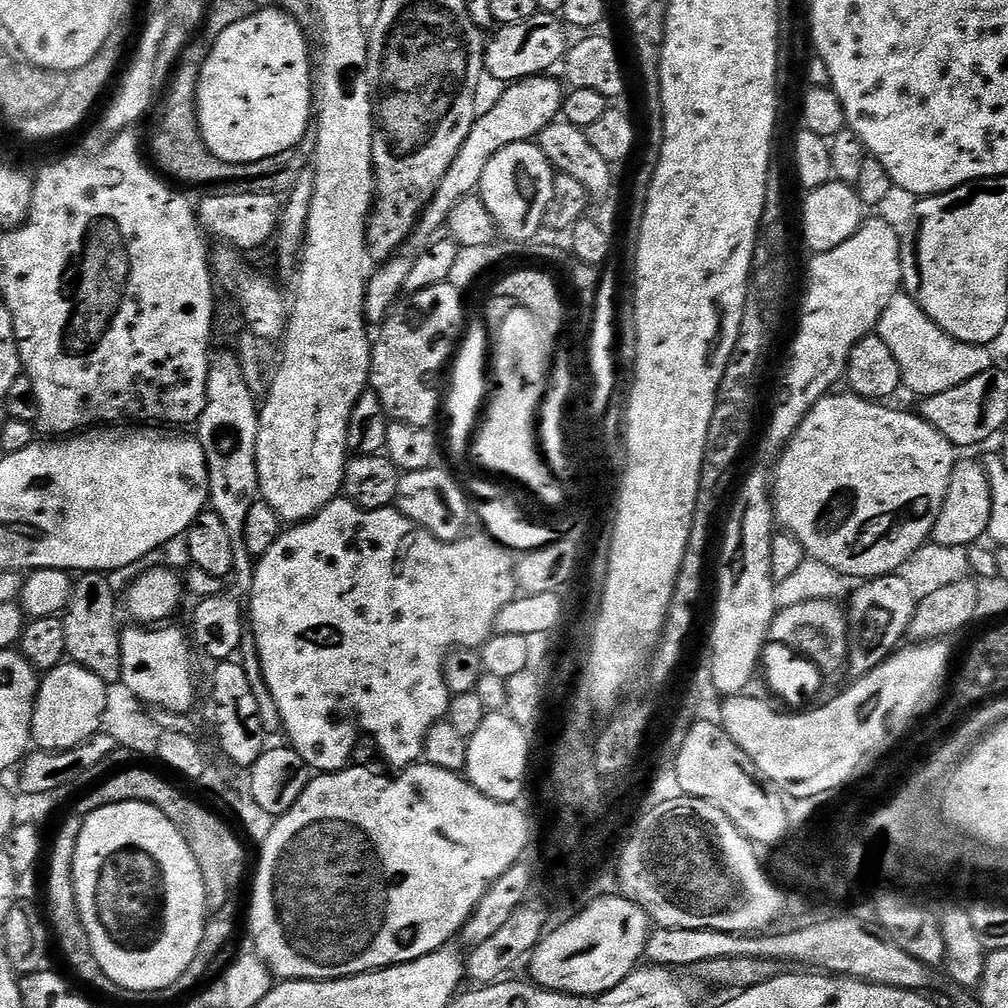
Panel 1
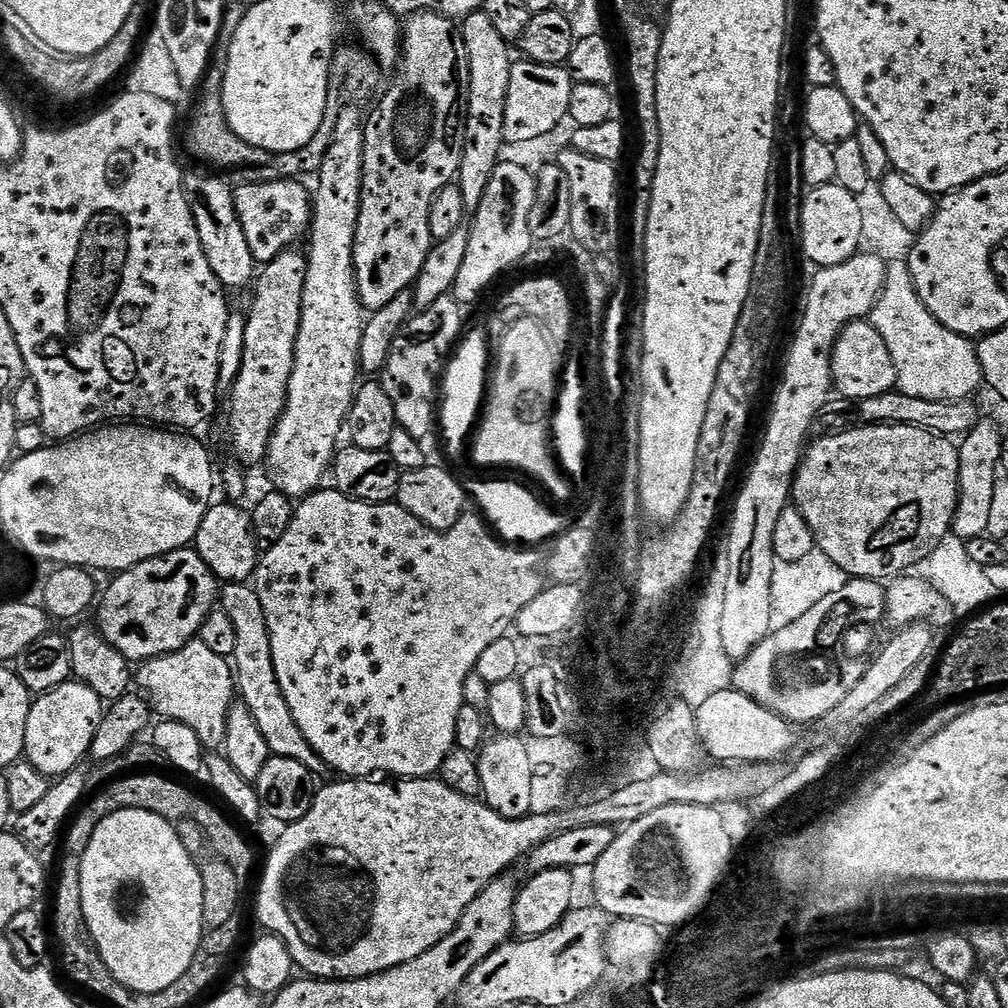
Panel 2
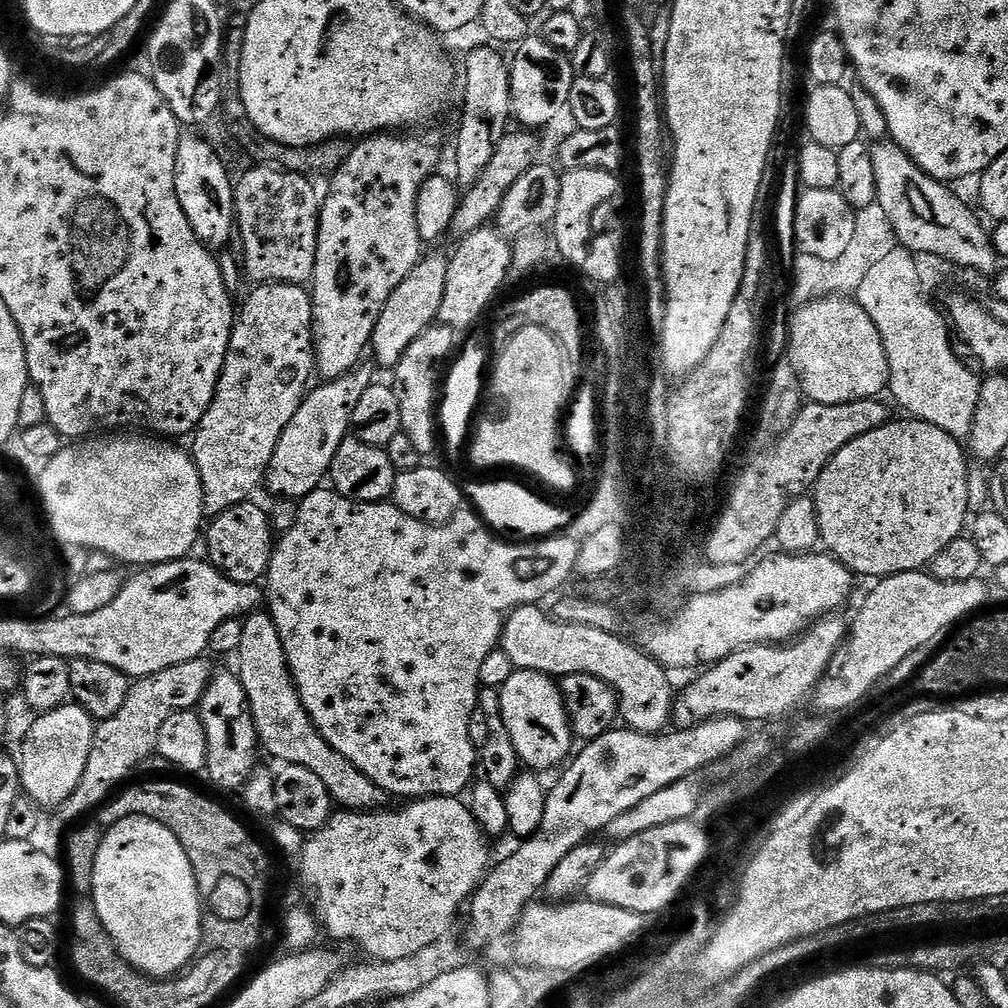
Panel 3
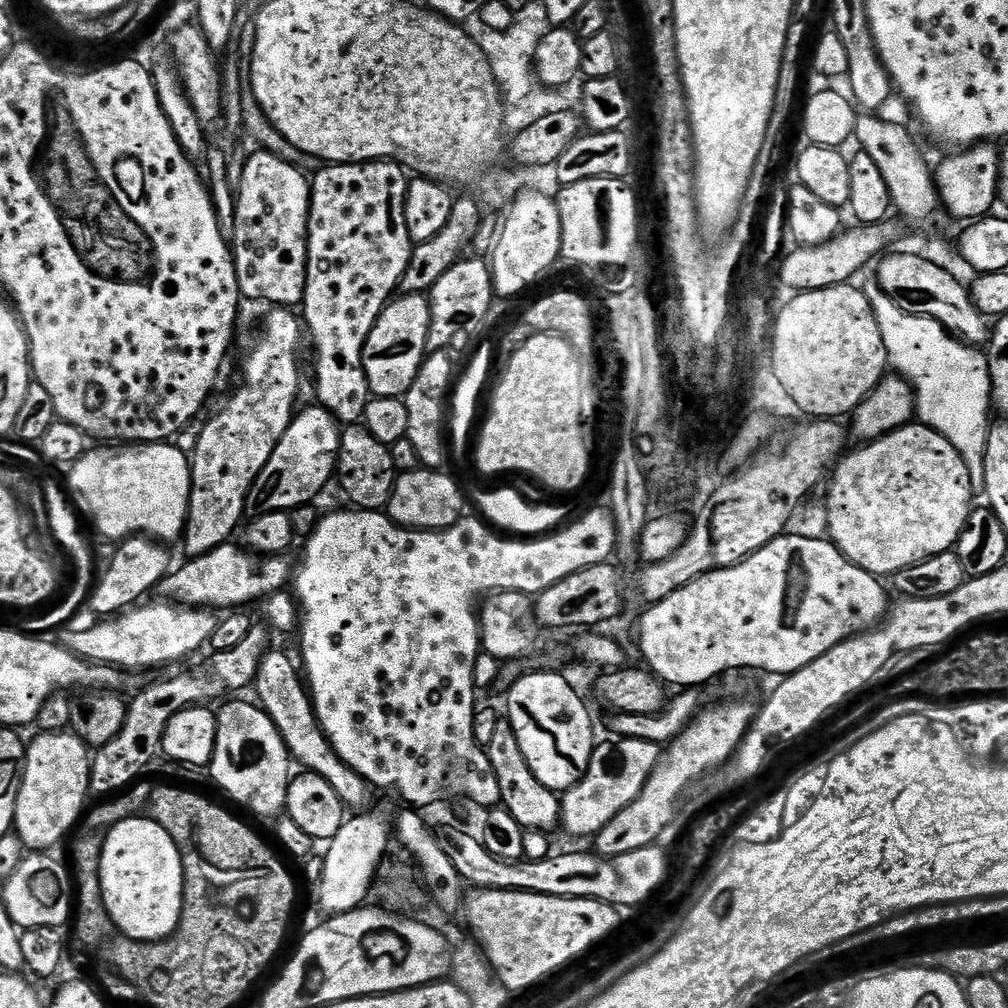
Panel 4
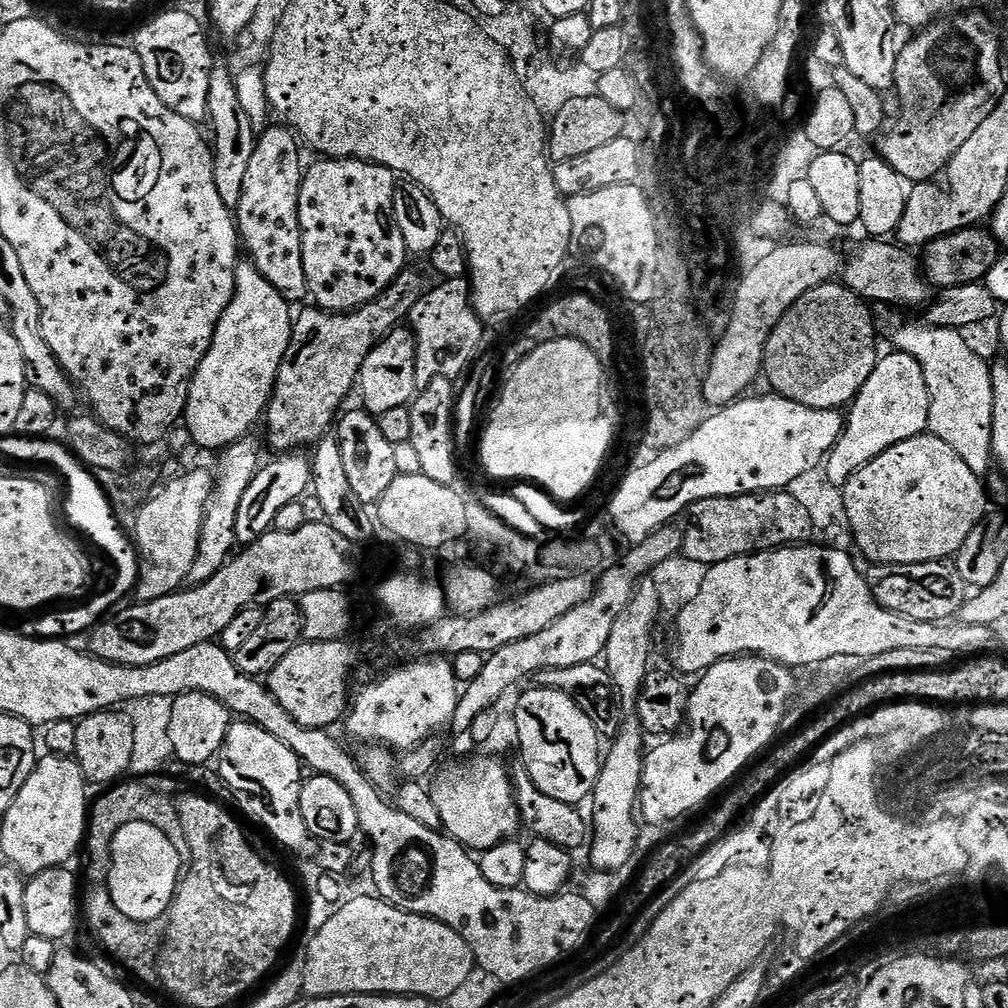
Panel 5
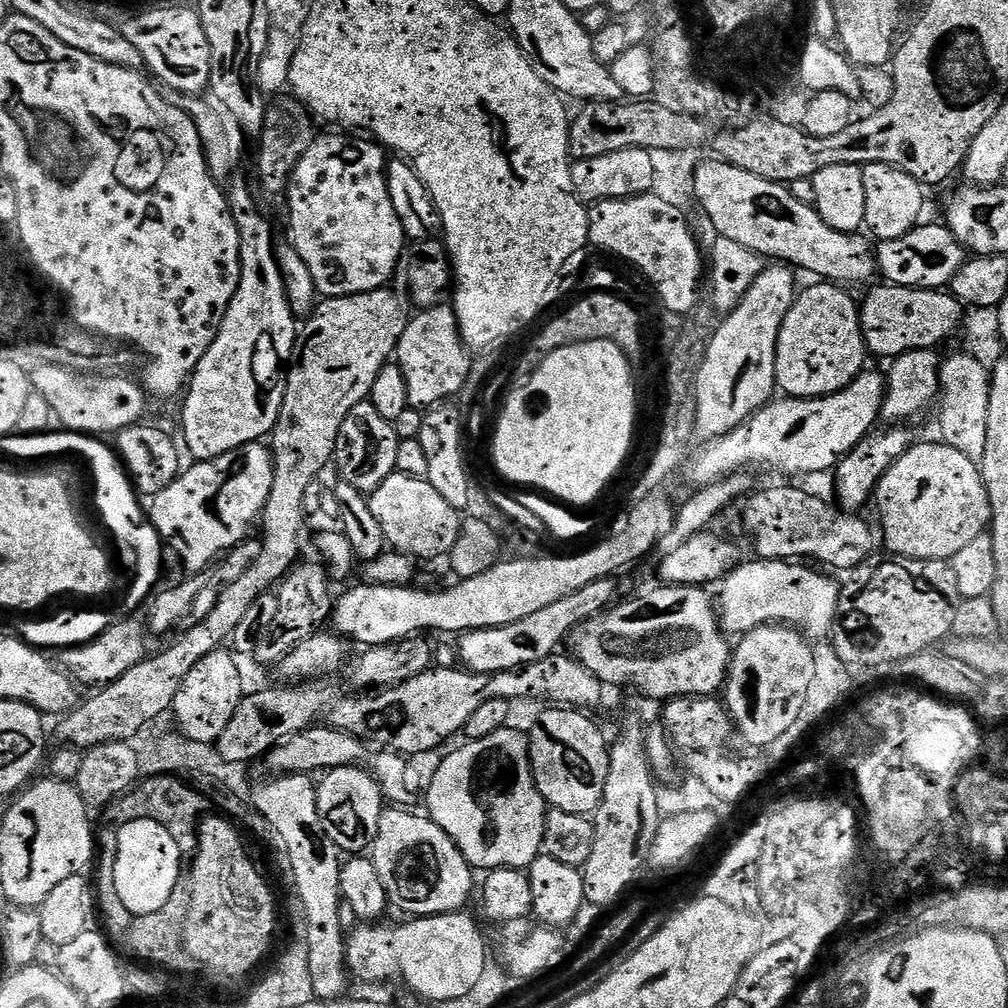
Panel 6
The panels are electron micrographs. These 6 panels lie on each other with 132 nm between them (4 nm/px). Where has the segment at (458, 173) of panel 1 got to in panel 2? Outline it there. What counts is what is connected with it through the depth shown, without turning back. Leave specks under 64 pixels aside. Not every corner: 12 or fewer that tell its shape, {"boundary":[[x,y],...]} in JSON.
{"boundary":[[517,59],[505,145],[535,145],[569,112],[563,65]]}

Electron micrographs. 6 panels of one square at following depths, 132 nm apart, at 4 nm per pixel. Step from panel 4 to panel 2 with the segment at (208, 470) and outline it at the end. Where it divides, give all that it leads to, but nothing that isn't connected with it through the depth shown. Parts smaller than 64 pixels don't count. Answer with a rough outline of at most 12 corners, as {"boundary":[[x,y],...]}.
{"boundary":[[307,257],[263,265],[229,391],[232,448],[265,461],[285,408]]}

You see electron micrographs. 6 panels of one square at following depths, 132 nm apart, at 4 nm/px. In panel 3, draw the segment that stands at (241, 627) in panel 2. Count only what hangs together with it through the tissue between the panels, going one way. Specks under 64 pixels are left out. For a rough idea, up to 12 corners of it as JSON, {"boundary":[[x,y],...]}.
{"boundary":[[267,611],[244,620],[238,675],[263,751],[322,778],[350,812],[389,793],[333,750]]}

